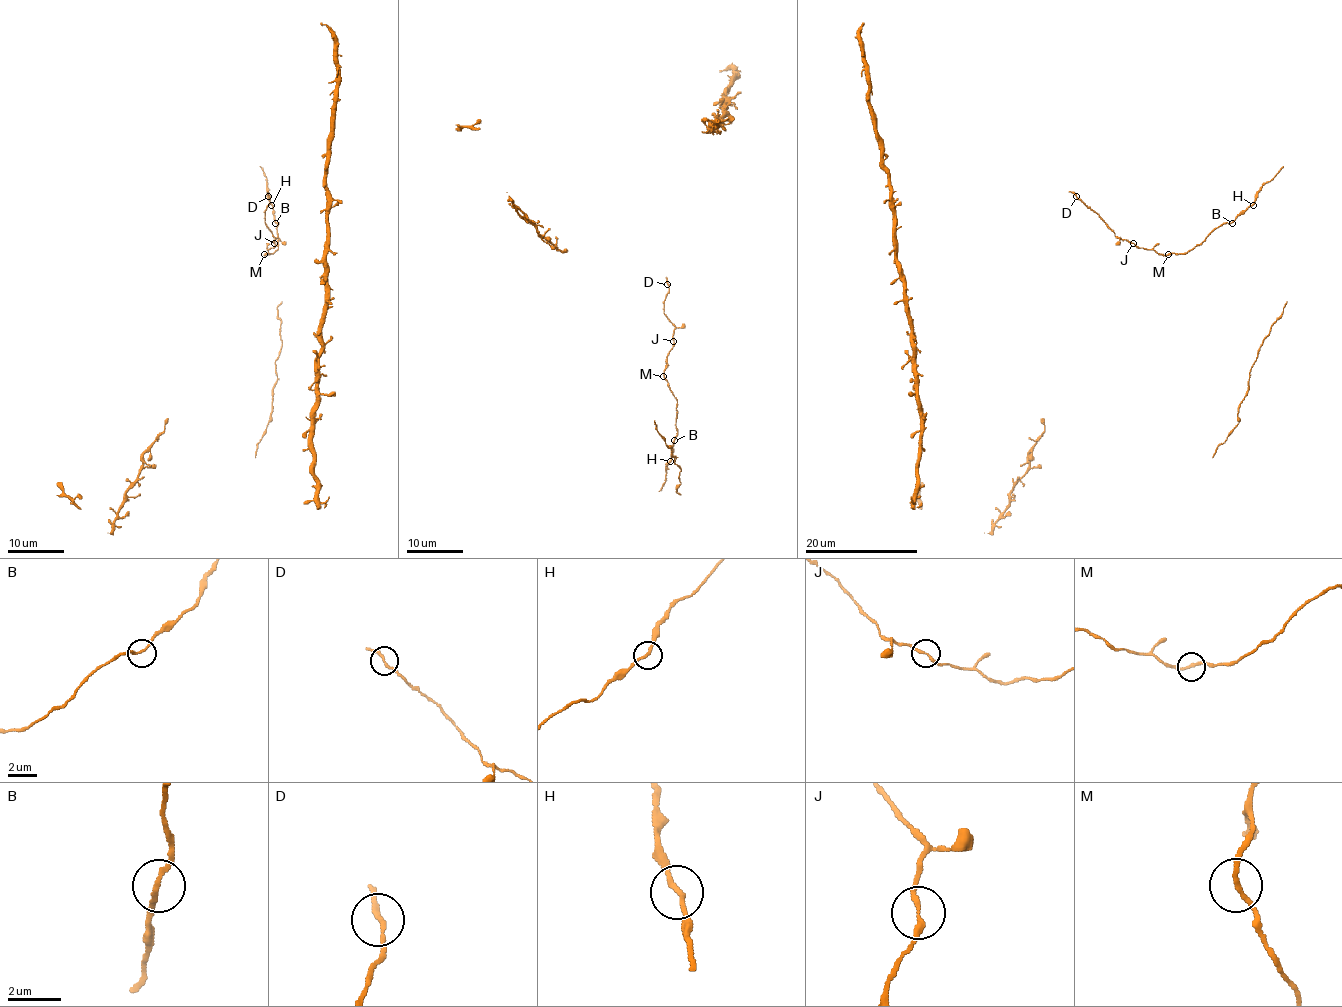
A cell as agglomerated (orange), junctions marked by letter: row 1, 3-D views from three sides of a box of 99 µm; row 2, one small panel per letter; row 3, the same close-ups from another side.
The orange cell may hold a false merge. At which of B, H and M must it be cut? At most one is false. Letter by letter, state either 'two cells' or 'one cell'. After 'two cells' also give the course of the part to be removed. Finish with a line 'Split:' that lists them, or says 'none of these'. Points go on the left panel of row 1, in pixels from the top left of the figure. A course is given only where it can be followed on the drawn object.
B: one cell
H: one cell
M: one cell
Split: none of these

